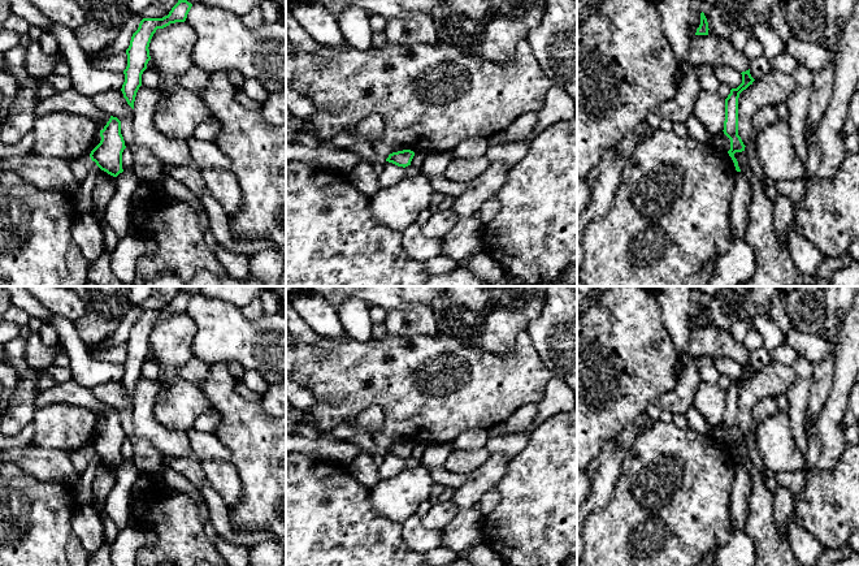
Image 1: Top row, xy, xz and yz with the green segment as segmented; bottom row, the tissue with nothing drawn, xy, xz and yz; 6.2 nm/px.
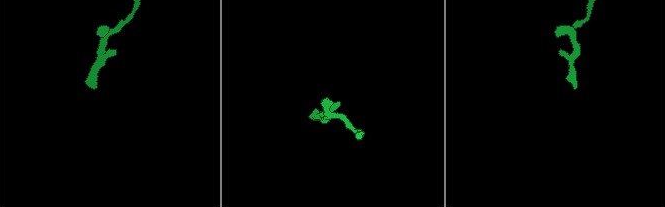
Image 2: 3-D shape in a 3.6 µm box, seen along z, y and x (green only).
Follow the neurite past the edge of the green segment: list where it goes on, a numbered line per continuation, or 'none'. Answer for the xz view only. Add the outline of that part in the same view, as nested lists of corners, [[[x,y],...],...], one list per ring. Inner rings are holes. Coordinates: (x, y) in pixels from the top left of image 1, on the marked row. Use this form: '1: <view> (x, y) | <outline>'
none

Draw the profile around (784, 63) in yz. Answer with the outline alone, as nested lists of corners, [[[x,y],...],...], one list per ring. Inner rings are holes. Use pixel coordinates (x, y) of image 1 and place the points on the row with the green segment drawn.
[[[782,52],[781,55],[769,61],[771,70],[784,74],[793,74],[798,65],[798,61],[786,52]]]

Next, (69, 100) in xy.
[[[75,88],[57,91],[47,99],[39,99],[34,107],[36,117],[55,112],[68,112],[90,117],[94,120],[99,129],[103,130],[110,118],[109,113],[103,112],[96,107],[92,98],[79,94]]]

